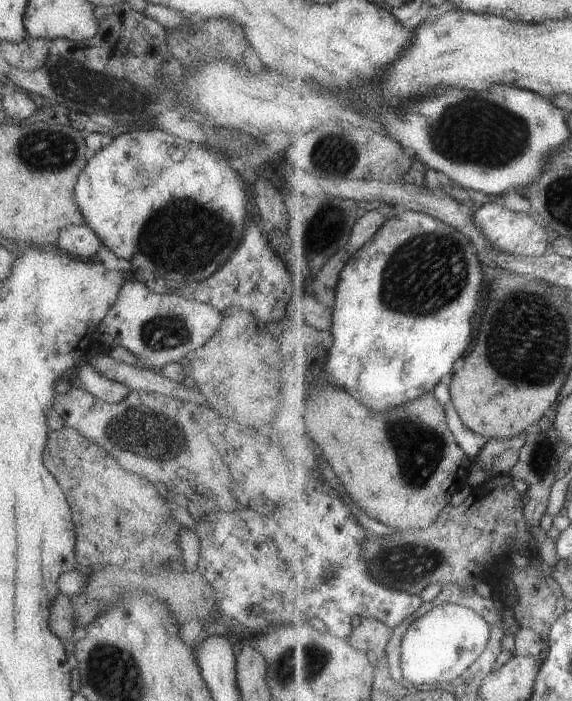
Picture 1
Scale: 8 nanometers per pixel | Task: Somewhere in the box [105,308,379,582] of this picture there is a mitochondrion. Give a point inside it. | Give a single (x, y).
(164, 332)

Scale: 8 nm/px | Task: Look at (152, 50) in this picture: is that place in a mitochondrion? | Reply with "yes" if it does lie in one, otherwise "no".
no

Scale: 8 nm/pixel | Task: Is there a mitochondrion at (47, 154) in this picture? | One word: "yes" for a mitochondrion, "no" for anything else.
yes

